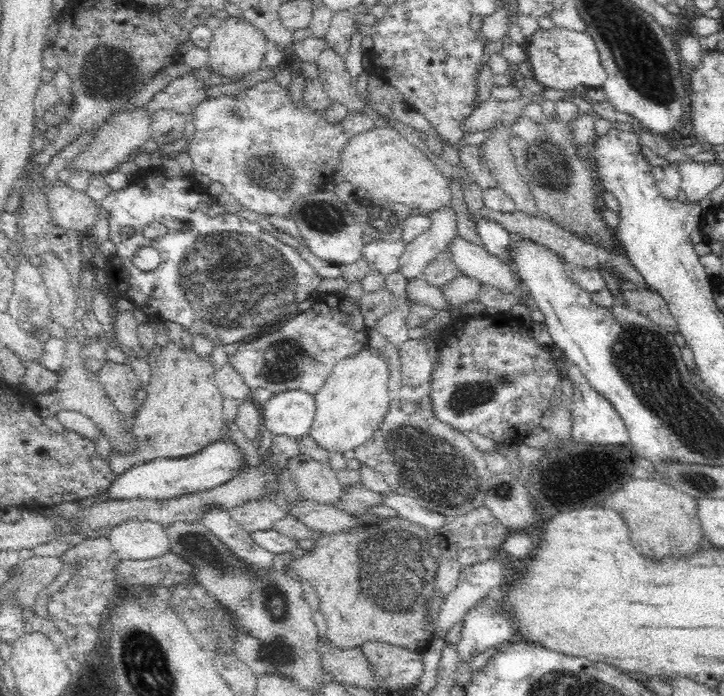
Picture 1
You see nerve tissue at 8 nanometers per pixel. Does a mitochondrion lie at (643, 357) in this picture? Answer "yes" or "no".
yes

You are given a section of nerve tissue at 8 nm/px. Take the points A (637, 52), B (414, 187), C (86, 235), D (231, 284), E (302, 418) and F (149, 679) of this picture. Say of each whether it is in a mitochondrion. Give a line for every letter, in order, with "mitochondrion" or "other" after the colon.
A: mitochondrion
B: other
C: other
D: mitochondrion
E: other
F: mitochondrion

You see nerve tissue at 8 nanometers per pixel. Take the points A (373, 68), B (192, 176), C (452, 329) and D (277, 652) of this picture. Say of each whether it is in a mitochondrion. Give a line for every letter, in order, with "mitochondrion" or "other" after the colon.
A: other
B: other
C: other
D: mitochondrion

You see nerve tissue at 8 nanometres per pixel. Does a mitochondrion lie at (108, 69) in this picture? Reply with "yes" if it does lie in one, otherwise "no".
yes

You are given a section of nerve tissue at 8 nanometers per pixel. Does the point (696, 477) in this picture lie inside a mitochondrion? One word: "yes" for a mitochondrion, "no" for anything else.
yes

